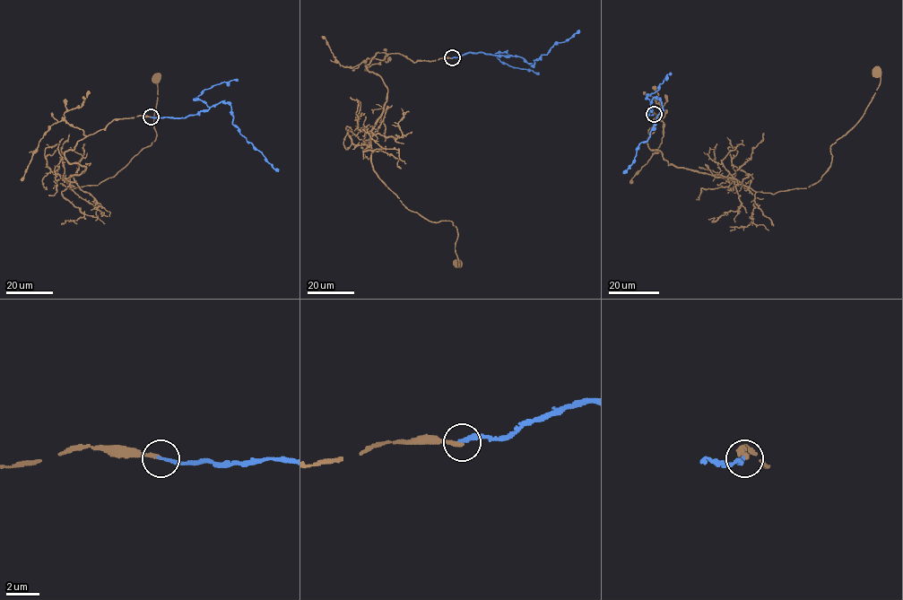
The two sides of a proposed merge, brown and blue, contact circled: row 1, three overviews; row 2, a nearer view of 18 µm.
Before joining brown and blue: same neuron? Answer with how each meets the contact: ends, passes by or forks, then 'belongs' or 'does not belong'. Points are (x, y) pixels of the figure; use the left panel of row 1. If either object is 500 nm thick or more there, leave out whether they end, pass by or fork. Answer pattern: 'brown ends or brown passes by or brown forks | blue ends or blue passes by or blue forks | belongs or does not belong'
brown ends | blue ends | belongs

